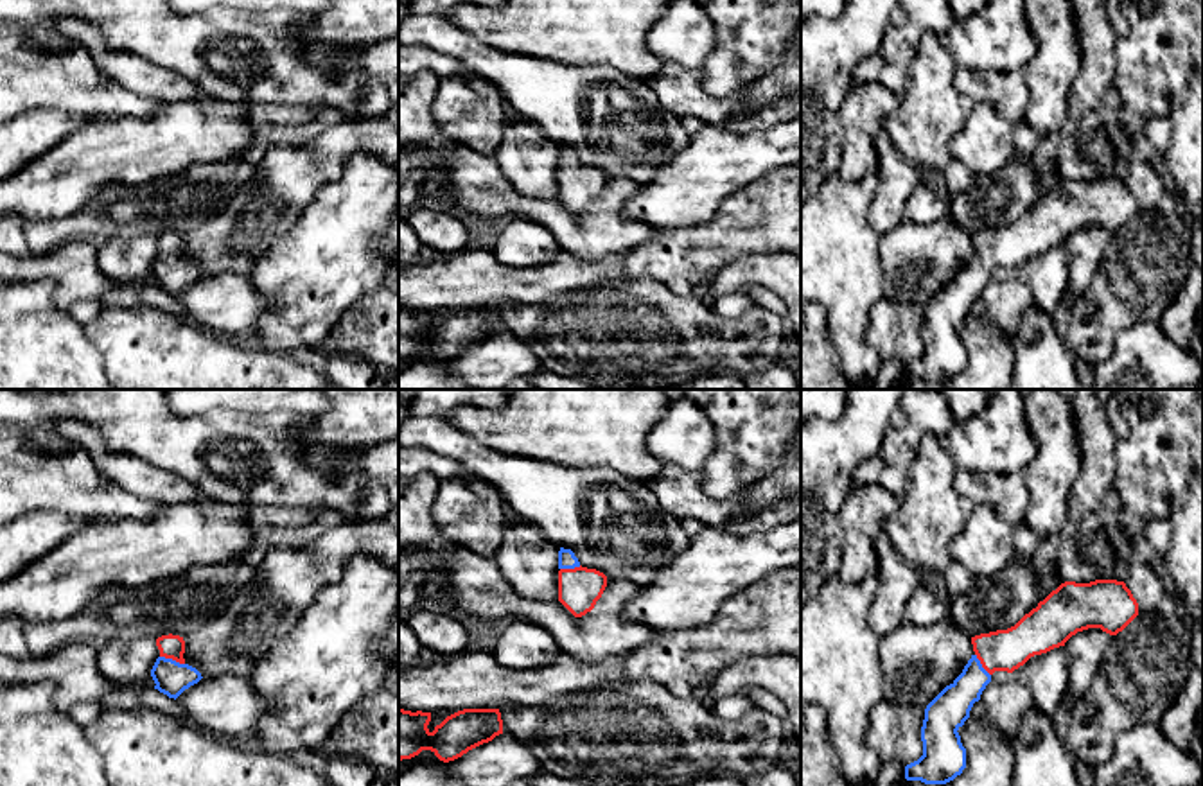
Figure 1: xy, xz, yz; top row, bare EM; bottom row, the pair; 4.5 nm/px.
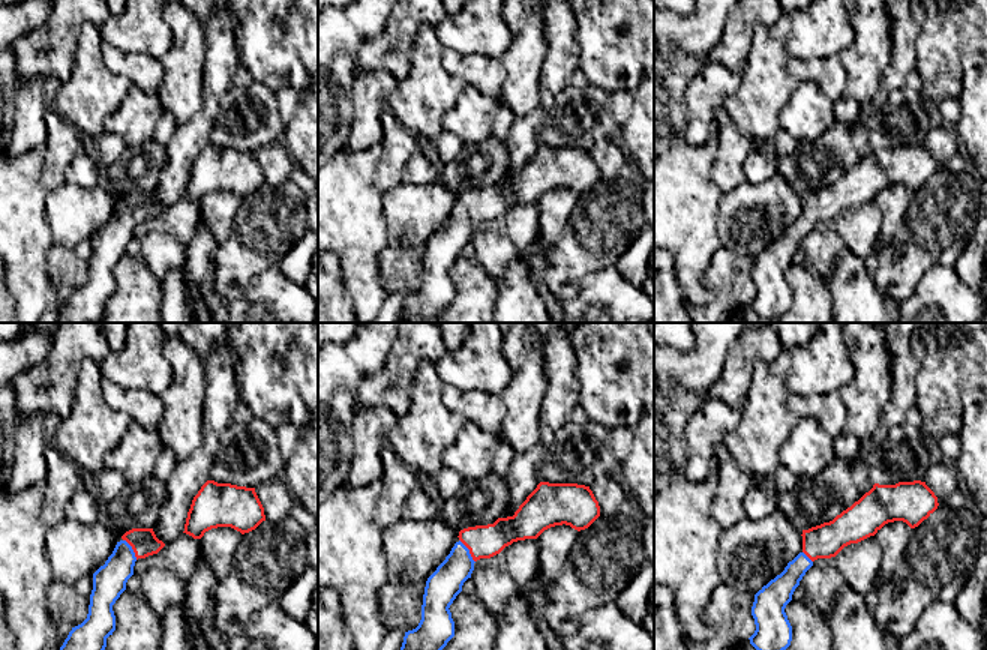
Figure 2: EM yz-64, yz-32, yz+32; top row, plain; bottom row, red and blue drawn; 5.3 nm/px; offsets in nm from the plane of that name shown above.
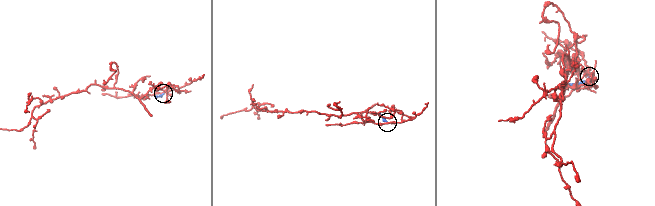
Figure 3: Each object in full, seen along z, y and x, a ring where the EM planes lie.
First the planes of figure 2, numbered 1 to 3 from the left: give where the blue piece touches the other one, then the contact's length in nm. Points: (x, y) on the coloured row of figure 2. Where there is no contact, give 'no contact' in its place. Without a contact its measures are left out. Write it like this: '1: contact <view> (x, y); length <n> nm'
1: contact yz-64 (132, 548); length 130 nm
2: contact yz-32 (470, 551); length 150 nm
3: contact yz+32 (807, 556); length 80 nm

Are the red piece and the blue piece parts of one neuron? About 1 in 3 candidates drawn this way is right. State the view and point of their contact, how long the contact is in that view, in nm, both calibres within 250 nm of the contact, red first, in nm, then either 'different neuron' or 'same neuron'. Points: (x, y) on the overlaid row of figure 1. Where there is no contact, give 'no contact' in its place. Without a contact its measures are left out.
xy (173, 659) | 120 nm | 110/150 nm | same neuron

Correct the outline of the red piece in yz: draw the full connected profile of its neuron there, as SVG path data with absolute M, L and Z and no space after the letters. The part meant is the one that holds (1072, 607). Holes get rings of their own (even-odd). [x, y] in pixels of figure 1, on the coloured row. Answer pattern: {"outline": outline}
{"outline": "M1065 581L1014 626L971 637L973 655L962 673L925 709L923 755L905 766L907 781L946 784L966 768L959 729L995 671L1013 673L1031 657L1047 653L1077 632L1122 632L1138 616L1138 603L1124 581Z"}

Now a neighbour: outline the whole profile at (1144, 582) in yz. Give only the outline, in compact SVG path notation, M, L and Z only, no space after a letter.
M1129 563L1129 576L1124 583L1138 603L1138 614L1158 614L1165 589L1156 569L1146 563Z

